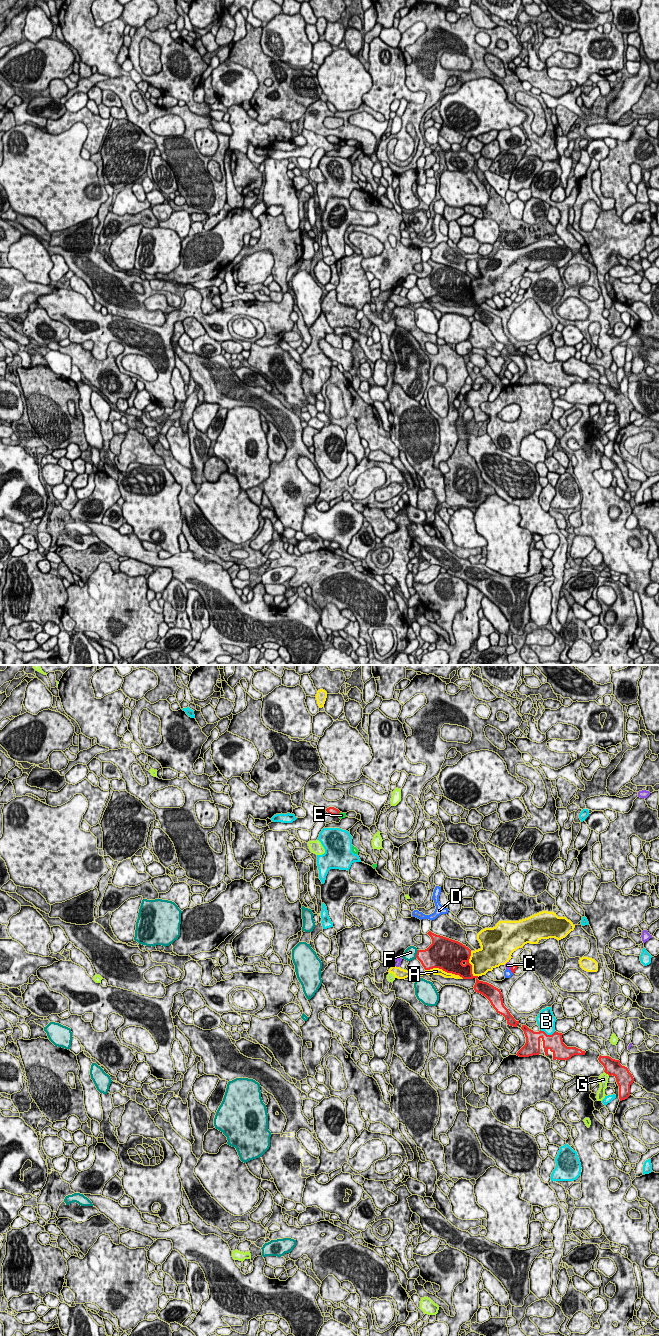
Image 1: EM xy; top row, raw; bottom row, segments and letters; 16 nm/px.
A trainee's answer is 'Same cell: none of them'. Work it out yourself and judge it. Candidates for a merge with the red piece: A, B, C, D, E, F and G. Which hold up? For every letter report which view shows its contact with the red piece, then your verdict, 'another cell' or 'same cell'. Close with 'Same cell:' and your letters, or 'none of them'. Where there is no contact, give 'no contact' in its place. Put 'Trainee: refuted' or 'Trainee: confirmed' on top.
Trainee: confirmed
A: contact in xy; another cell
B: contact in xy; another cell
C: contact in xy; another cell
D: contact in xy; another cell
E: contact in xy; another cell
F: contact in xy; another cell
G: contact in xy; another cell
Same cell: none of them

